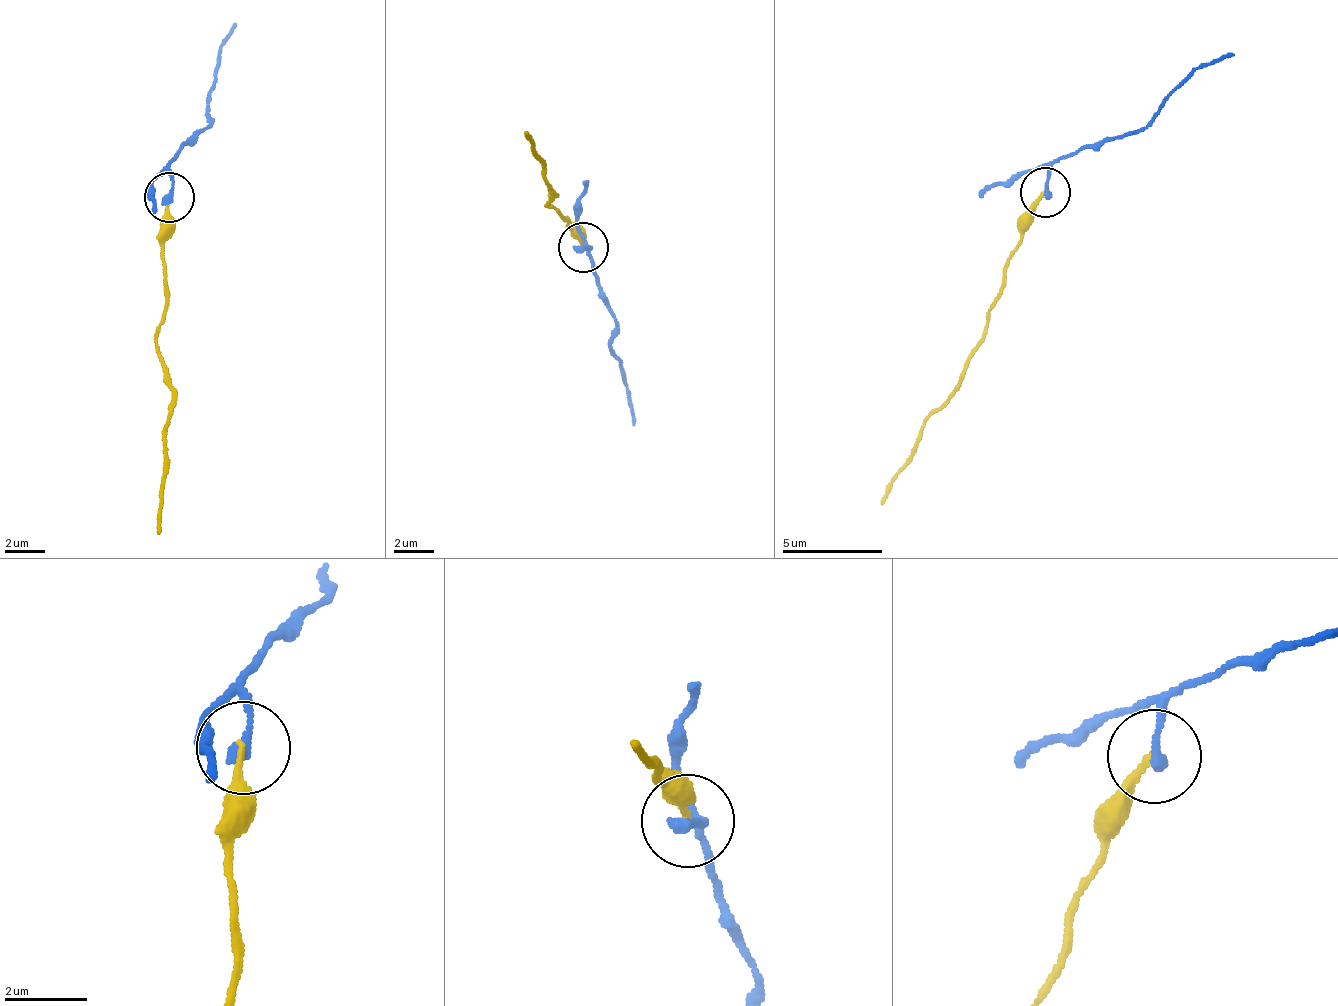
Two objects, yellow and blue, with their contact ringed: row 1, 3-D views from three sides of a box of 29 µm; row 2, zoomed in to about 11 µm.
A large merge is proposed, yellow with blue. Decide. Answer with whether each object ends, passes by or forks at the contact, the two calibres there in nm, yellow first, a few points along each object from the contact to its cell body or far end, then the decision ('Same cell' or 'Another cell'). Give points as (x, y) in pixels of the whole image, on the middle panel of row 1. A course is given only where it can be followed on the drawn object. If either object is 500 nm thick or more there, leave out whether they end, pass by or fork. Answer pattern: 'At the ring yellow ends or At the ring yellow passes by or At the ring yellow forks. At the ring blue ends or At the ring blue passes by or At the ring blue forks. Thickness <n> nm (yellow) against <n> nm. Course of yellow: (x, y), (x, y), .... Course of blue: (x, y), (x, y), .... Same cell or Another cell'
At the ring yellow ends. At the ring blue ends. Thickness 140 nm (yellow) against 280 nm. Course of yellow: (581, 246), (567, 217), (543, 206), (552, 194), (542, 164), (533, 155), (526, 131). Course of blue: (581, 246), (591, 256), (615, 337), (611, 349), (635, 424). Another cell

